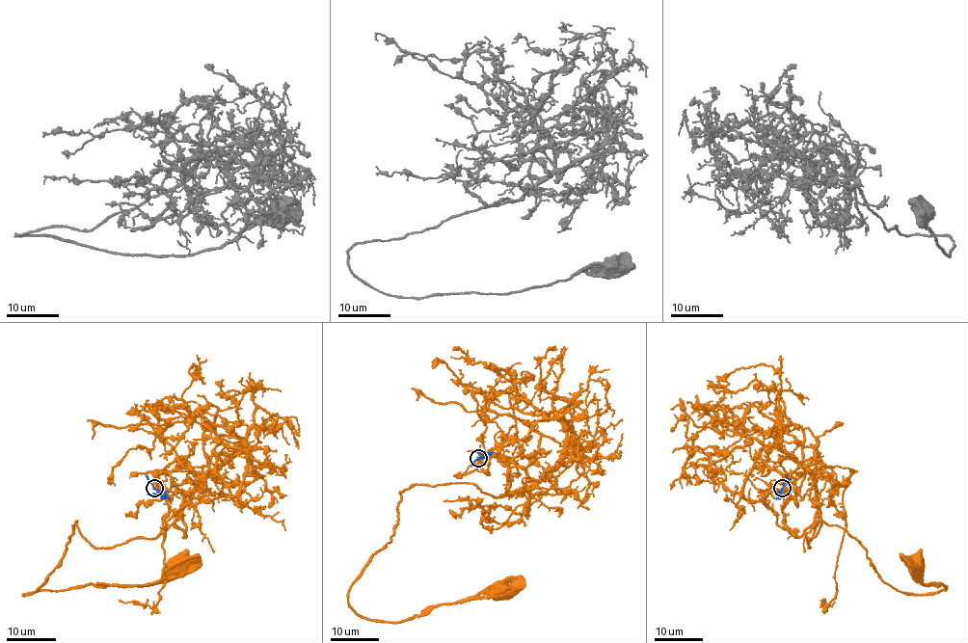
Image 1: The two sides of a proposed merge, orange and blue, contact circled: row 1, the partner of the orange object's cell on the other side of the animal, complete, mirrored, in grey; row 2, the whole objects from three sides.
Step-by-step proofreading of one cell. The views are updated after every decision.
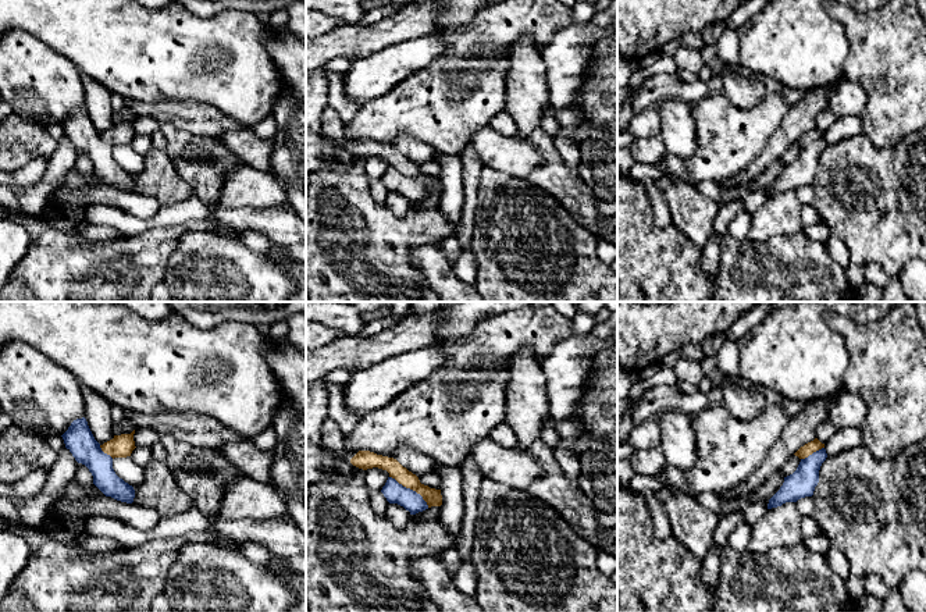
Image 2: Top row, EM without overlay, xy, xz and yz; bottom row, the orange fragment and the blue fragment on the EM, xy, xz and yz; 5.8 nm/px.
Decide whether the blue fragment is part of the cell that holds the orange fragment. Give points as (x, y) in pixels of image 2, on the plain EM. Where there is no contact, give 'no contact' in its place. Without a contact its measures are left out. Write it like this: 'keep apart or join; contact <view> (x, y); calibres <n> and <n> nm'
keep apart; contact xz (410, 177); calibres 100 and 120 nm

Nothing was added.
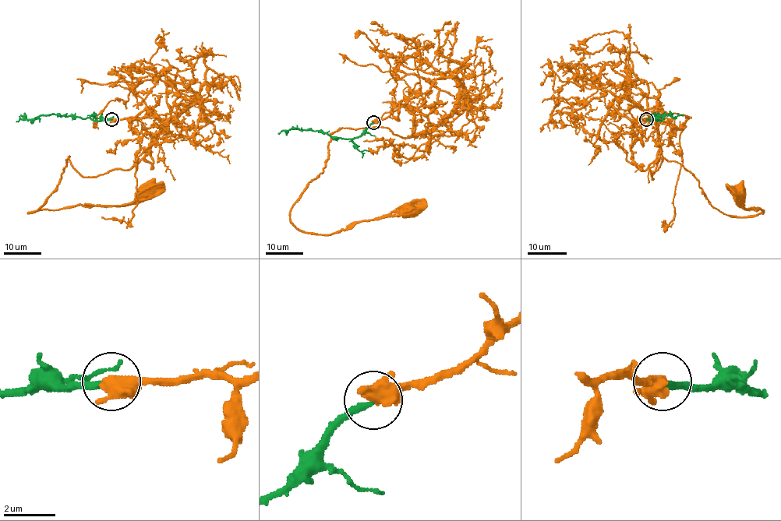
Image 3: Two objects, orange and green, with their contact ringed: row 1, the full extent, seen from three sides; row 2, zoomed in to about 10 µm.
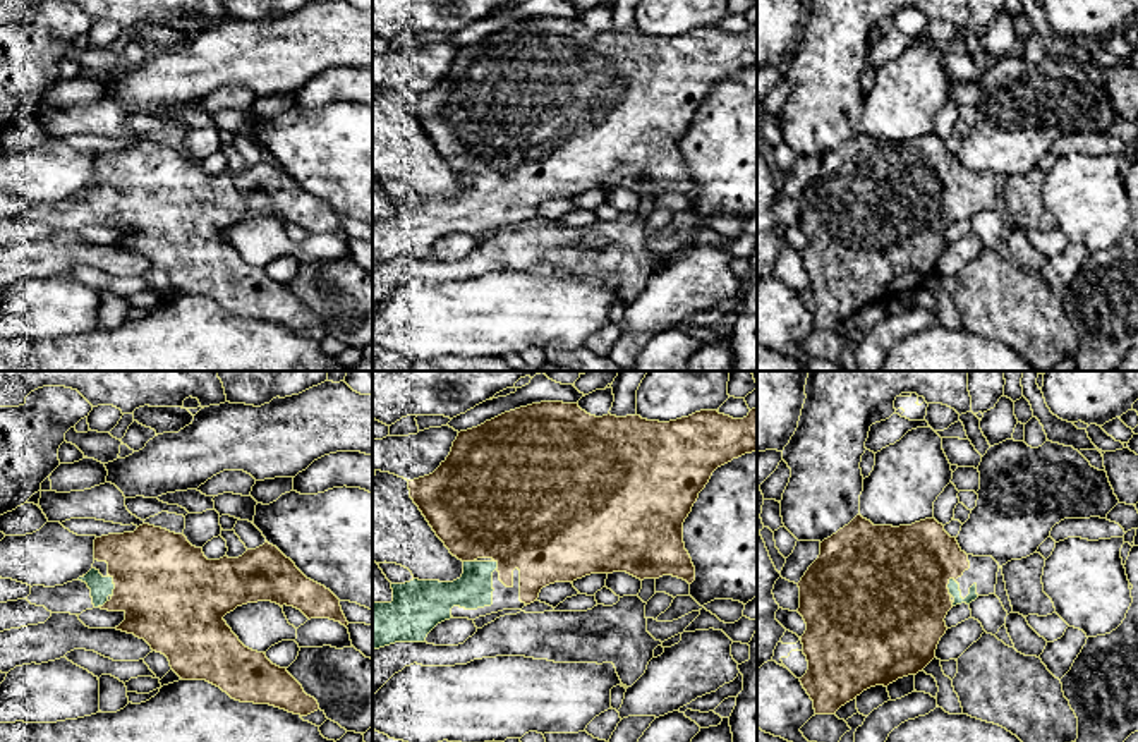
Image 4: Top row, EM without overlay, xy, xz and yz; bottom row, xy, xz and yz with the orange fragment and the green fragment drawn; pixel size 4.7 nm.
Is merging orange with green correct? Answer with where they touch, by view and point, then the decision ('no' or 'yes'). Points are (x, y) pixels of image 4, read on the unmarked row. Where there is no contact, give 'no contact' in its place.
contact xy (115, 201); yes

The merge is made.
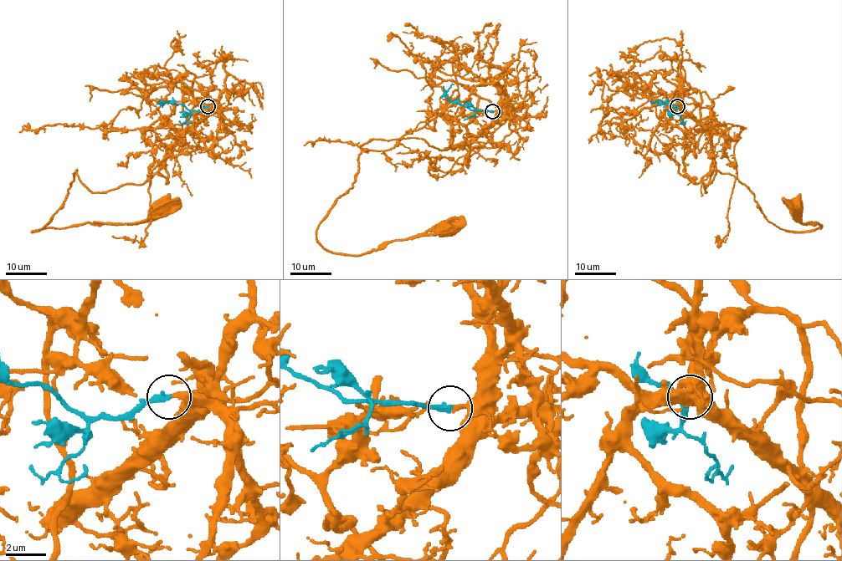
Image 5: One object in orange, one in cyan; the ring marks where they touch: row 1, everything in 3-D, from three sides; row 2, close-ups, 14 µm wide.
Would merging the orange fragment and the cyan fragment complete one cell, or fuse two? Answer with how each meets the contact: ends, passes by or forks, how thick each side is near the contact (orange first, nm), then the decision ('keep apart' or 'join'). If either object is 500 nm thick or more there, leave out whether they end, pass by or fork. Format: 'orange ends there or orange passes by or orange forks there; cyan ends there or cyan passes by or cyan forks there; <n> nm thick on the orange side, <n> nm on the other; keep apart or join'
orange ends there; cyan ends there; 280 nm thick on the orange side, 300 nm on the other; join

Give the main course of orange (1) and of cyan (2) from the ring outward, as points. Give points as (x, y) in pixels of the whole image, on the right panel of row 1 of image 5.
1: (677, 107), (708, 133), (705, 192), (714, 170), (729, 172), (768, 221), (821, 226), (798, 210)
2: (677, 107), (675, 111), (668, 102), (665, 104), (649, 100)

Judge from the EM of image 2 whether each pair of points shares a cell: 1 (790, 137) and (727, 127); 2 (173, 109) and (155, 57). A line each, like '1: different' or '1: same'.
1: different
2: different

